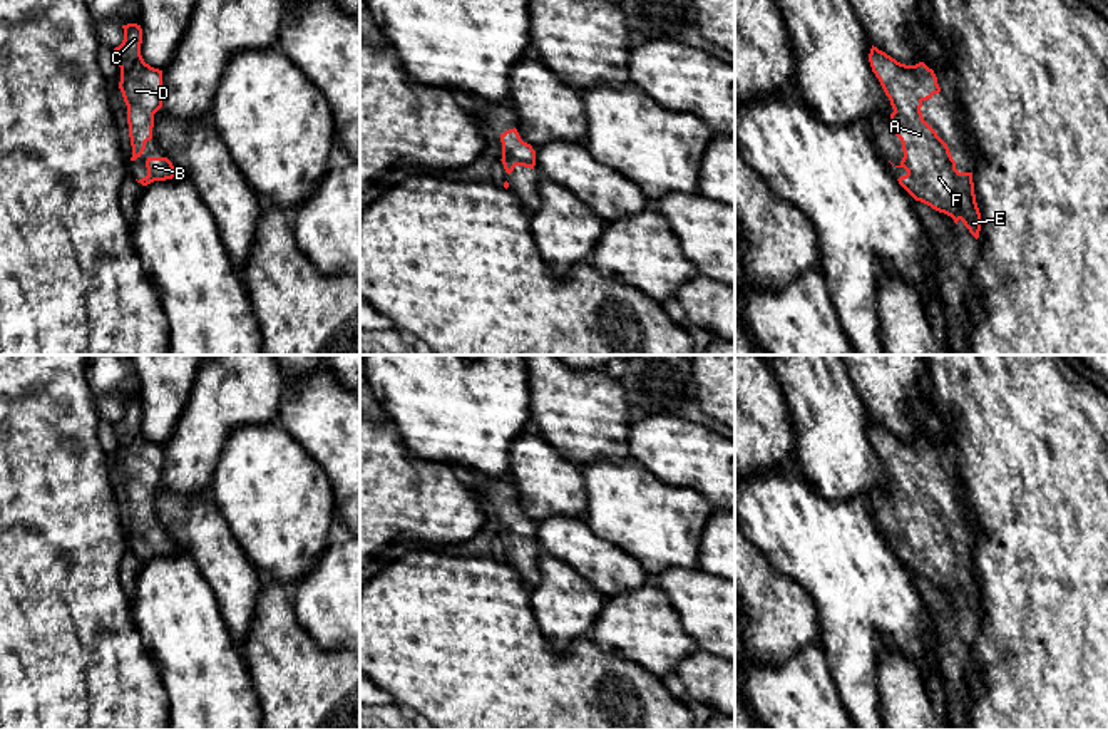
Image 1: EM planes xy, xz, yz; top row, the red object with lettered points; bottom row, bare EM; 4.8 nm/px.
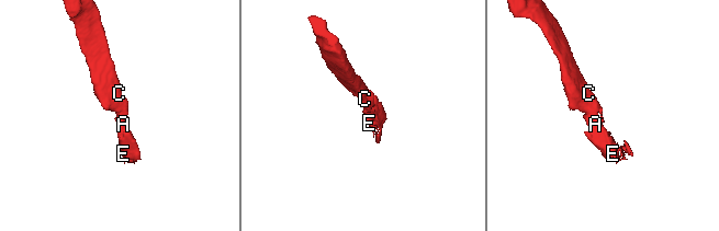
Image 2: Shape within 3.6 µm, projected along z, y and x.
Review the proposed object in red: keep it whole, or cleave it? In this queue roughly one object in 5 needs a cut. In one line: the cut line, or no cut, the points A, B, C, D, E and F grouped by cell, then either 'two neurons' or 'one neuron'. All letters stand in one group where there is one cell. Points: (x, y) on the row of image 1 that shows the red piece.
no cut; A B C D E F; one neuron

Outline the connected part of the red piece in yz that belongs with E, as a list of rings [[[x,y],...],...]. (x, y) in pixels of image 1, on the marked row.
[[[872,45],[872,72],[879,79],[894,112],[890,131],[900,139],[904,157],[899,166],[907,171],[899,184],[932,209],[961,219],[977,239],[981,213],[976,203],[972,172],[959,172],[947,144],[924,121],[922,102],[941,92],[937,77],[924,62],[905,65]]]

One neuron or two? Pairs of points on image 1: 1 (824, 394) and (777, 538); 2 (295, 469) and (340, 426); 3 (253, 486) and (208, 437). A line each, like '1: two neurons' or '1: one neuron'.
1: two neurons
2: two neurons
3: two neurons

